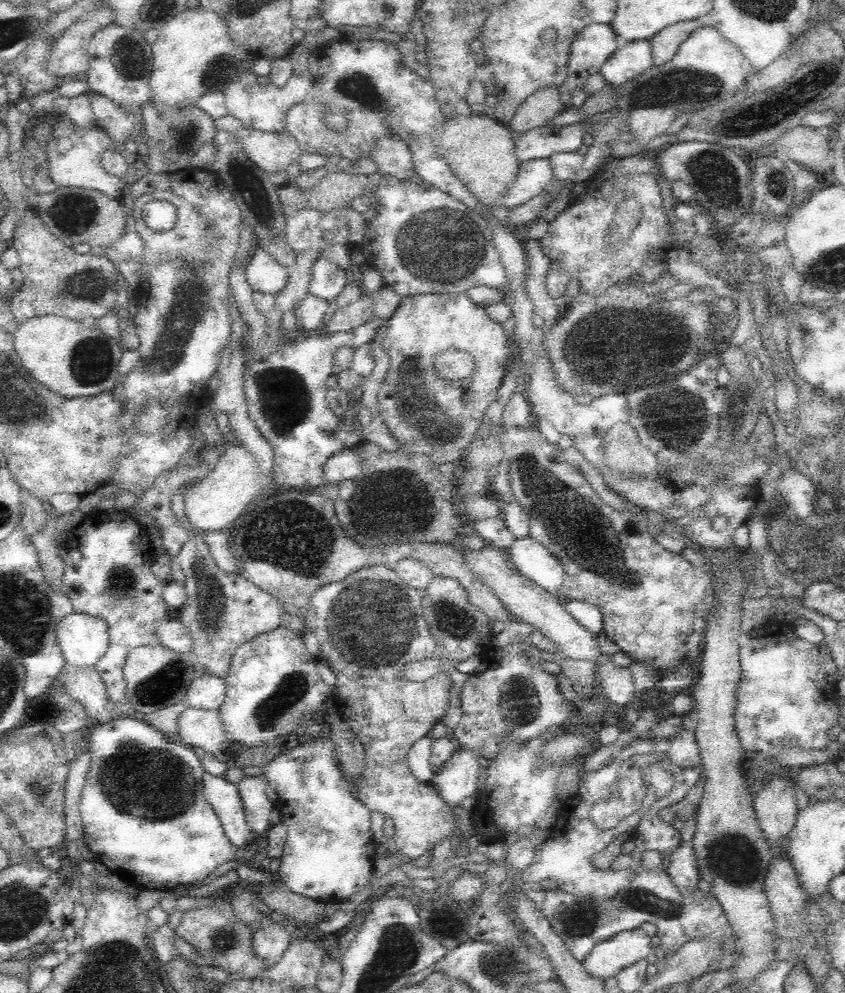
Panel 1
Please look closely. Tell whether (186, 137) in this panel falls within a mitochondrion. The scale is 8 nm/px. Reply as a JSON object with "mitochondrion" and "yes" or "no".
{"mitochondrion":"yes"}

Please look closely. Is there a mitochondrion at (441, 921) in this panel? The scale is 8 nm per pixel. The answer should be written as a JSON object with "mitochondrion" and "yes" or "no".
{"mitochondrion":"no"}

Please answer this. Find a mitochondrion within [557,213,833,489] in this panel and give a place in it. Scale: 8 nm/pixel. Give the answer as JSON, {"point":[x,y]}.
{"point":[607,344]}

